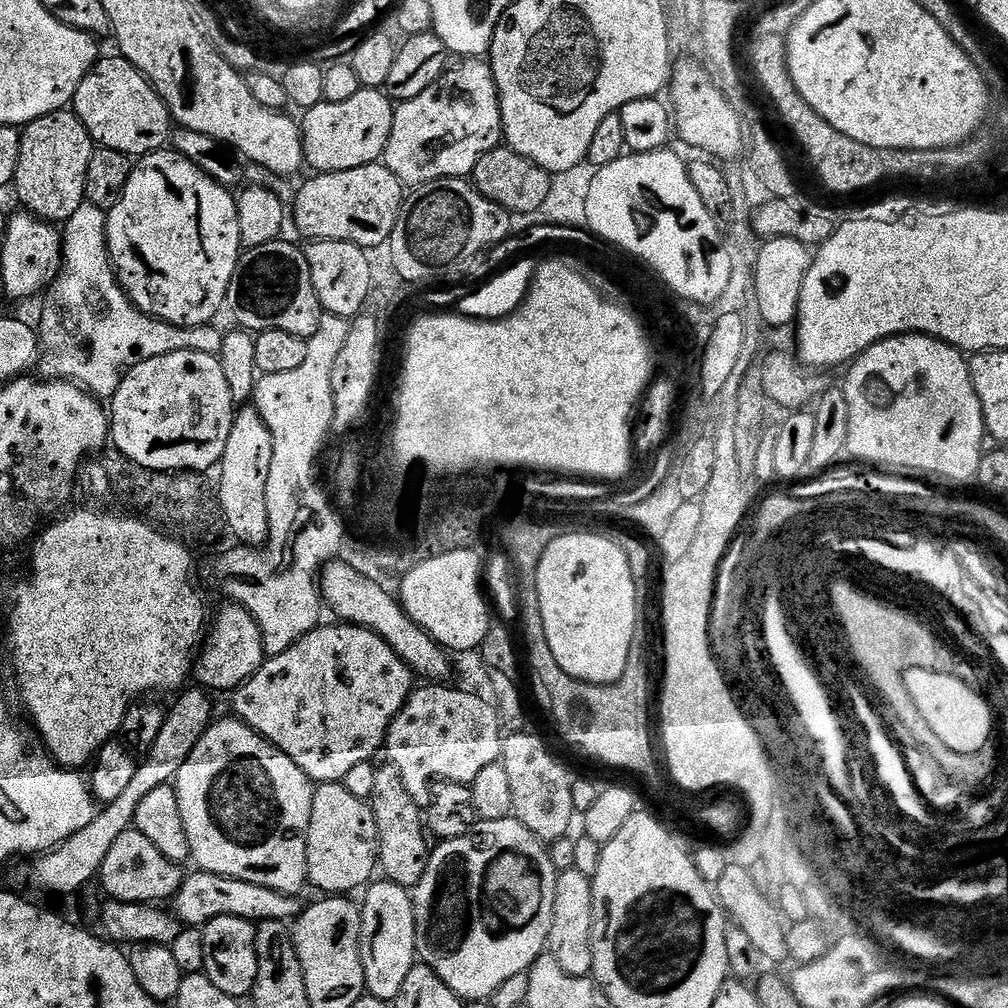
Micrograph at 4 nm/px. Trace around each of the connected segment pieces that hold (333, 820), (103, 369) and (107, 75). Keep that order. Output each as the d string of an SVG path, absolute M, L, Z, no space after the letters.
M343 783L319 785L310 810L306 842L308 884L321 888L324 894L352 894L355 888L363 889L377 875L379 859L380 835L371 803L354 798Z
M87 202L80 204L78 210L74 210L74 214L63 225L60 272L43 293L43 300L40 324L38 323L39 375L49 382L75 382L97 398L110 398L118 390L126 373L150 358L162 358L162 354L174 354L178 350L194 350L219 356L222 350L225 333L211 326L179 328L147 316L138 310L138 306L134 306L123 286L116 280L116 271L108 256L108 218L105 209Z
M119 54L105 55L96 61L96 65L82 78L78 90L74 94L71 107L77 118L86 126L93 141L99 147L118 150L133 158L149 156L169 147L174 131L172 115L168 113L166 102L154 90L154 86L135 68L129 60Z

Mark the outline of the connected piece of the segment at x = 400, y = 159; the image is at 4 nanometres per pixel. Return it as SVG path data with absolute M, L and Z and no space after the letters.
M464 58L453 63L418 98L399 101L392 114L390 142L382 157L385 168L390 169L405 186L429 184L435 180L471 177L478 158L501 143L502 118L500 99L492 77L492 65L484 58Z

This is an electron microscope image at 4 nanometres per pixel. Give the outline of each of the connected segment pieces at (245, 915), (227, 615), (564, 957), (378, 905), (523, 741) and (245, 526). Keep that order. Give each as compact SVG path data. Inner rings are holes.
M199 870L185 875L182 886L174 897L174 915L181 925L203 926L214 918L229 916L253 922L267 920L295 921L302 911L301 897L284 896L278 890L270 890L266 886L254 886L254 882L242 882L238 878L219 876Z
M224 602L220 609L215 609L214 619L207 629L202 647L194 660L194 680L205 689L213 688L216 692L231 693L240 687L249 676L255 674L264 664L266 653L262 642L262 630L258 622L240 604Z
M571 868L559 873L556 877L556 897L554 898L554 918L548 935L548 948L550 955L556 959L558 966L566 970L571 976L592 976L592 927L594 926L594 894L592 893L592 878L582 874L579 870Z
M387 878L369 883L367 892L368 897L362 900L360 913L360 953L364 967L364 987L367 995L394 1002L402 990L402 985L406 983L410 970L418 963L413 893L407 888L393 884Z
M525 730L522 732L513 732L511 734L505 735L503 737L502 743L500 745L500 760L503 763L504 769L506 770L506 778L510 782L510 794L514 797L514 806L512 807L515 819L518 819L522 822L522 826L526 826L526 830L530 830L533 832L538 839L543 840L545 842L551 842L554 840L563 840L565 837L569 835L568 832L572 828L572 816L575 817L577 815L576 807L574 806L574 790L572 789L572 781L574 779L573 773L568 773L568 768L563 764L562 761L559 760L558 757L555 756L554 753L548 749L548 744L543 740L540 736L535 736L531 730Z
M244 406L233 415L230 438L218 465L220 472L220 512L228 528L244 546L268 543L270 516L266 514L266 478L270 478L270 462L274 458L274 438L254 406Z

